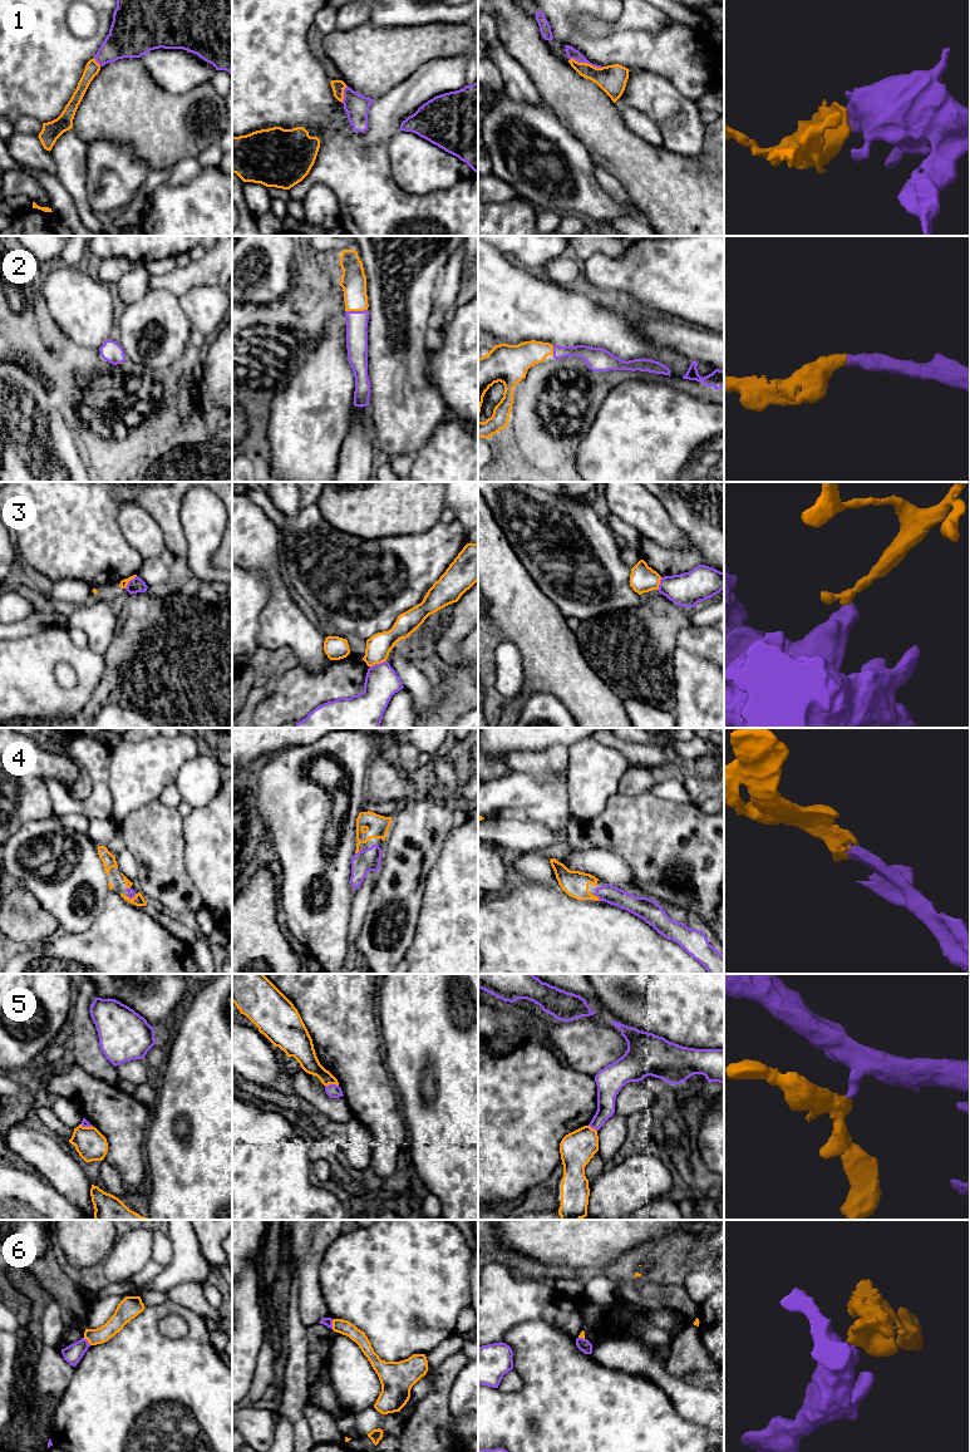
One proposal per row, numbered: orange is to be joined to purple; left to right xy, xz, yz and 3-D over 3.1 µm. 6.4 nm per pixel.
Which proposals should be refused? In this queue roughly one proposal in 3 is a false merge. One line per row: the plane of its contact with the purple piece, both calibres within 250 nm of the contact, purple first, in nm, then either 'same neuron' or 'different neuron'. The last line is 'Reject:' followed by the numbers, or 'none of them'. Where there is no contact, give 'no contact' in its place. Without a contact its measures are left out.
1: meets purple in yz; 70 nm thick on the purple side, 180 nm on the other; same neuron
2: meets purple in xz; 140 nm thick on the purple side, 160 nm on the other; same neuron
3: meets purple in xz; 220 nm thick on the purple side, 160 nm on the other; different neuron
4: meets purple in yz; 120 nm thick on the purple side, 170 nm on the other; same neuron
5: meets purple in xz; 90 nm thick on the purple side, 120 nm on the other; different neuron
6: meets purple in xz; 60 nm thick on the purple side, 90 nm on the other; different neuron
Reject: 3, 5, 6

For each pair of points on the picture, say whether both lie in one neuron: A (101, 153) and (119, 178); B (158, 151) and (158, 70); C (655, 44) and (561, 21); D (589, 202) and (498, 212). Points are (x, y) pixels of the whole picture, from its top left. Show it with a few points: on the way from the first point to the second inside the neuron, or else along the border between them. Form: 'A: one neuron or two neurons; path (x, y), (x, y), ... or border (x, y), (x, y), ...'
A: one neuron; path (106, 160), (114, 172)
B: two neurons; border (141, 60), (157, 84), (172, 93), (187, 92)
C: one neuron; path (631, 47), (587, 47), (585, 44)
D: two neurons; border (517, 197), (528, 201), (538, 210)

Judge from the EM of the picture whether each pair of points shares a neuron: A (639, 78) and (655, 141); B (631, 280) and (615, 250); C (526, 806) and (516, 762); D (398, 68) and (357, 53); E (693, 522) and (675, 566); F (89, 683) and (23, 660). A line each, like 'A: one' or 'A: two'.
A: two
B: two
C: two
D: one
E: one
F: one

